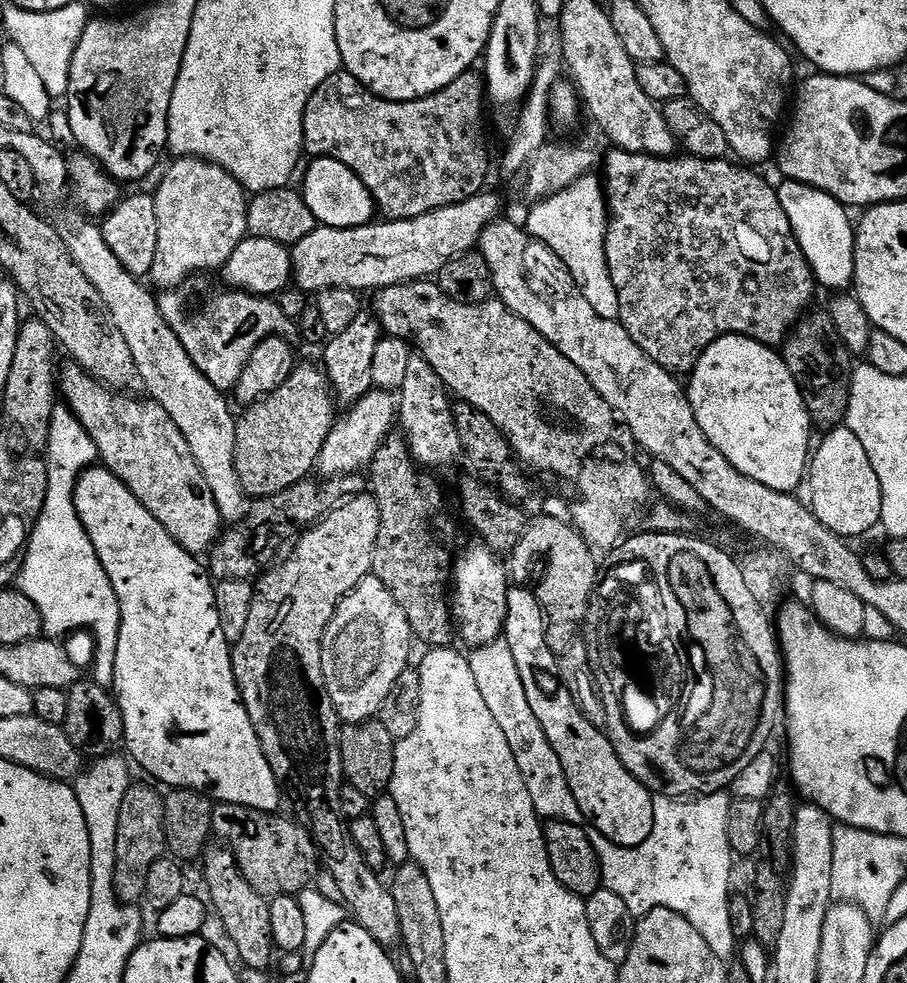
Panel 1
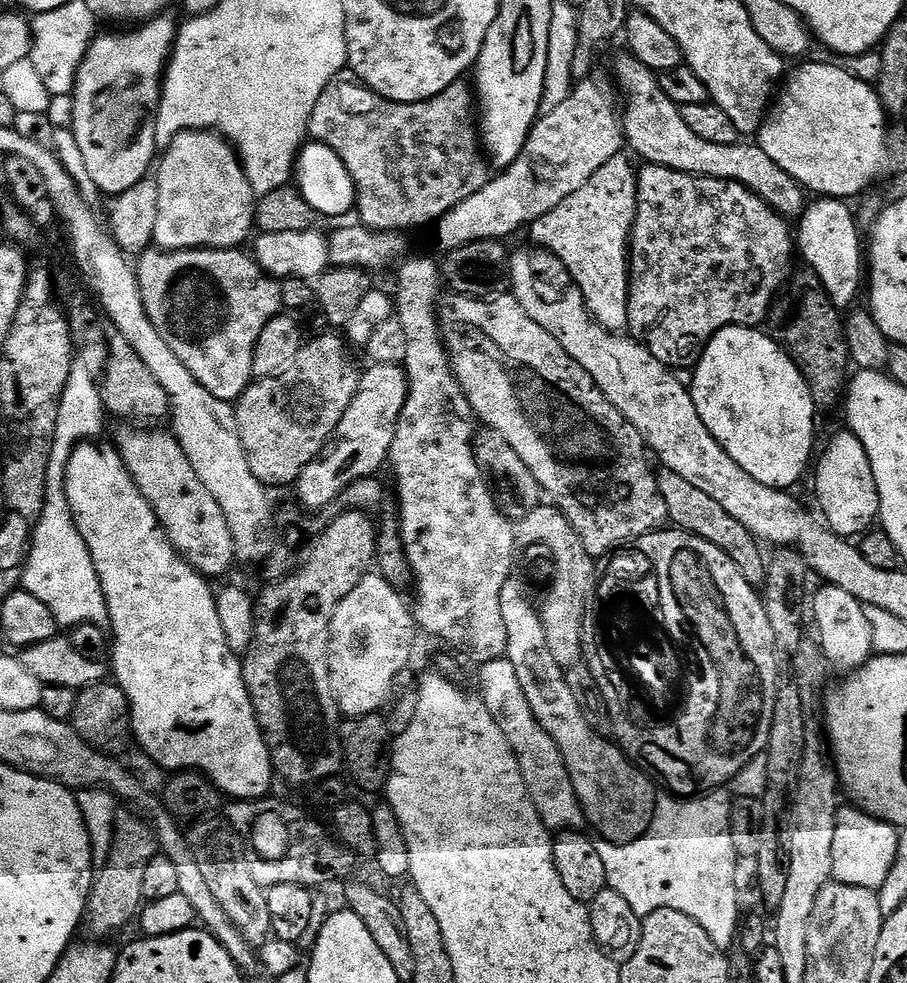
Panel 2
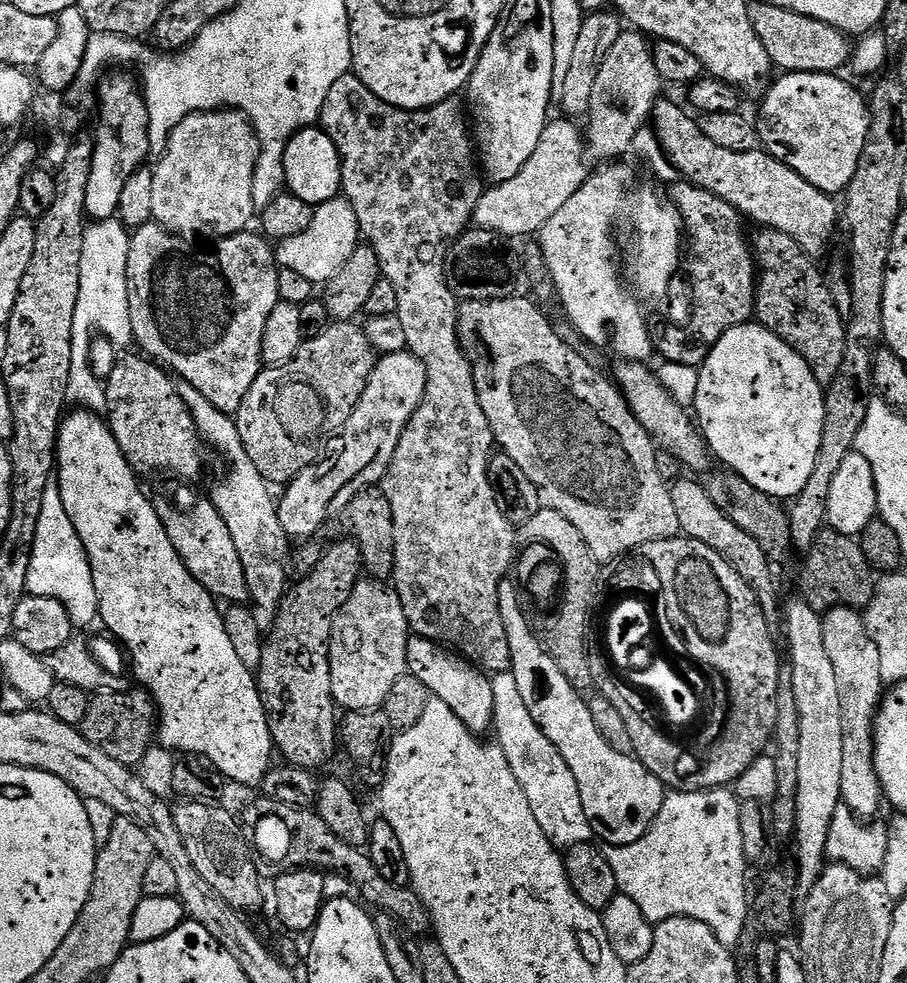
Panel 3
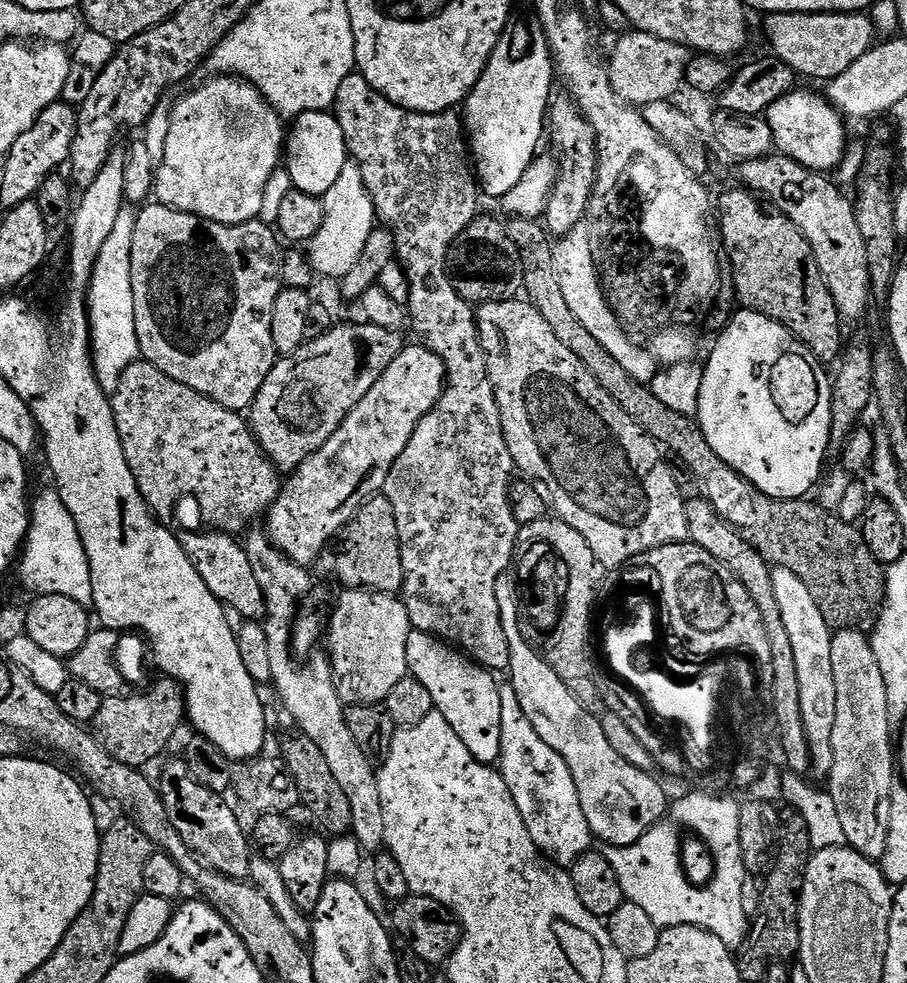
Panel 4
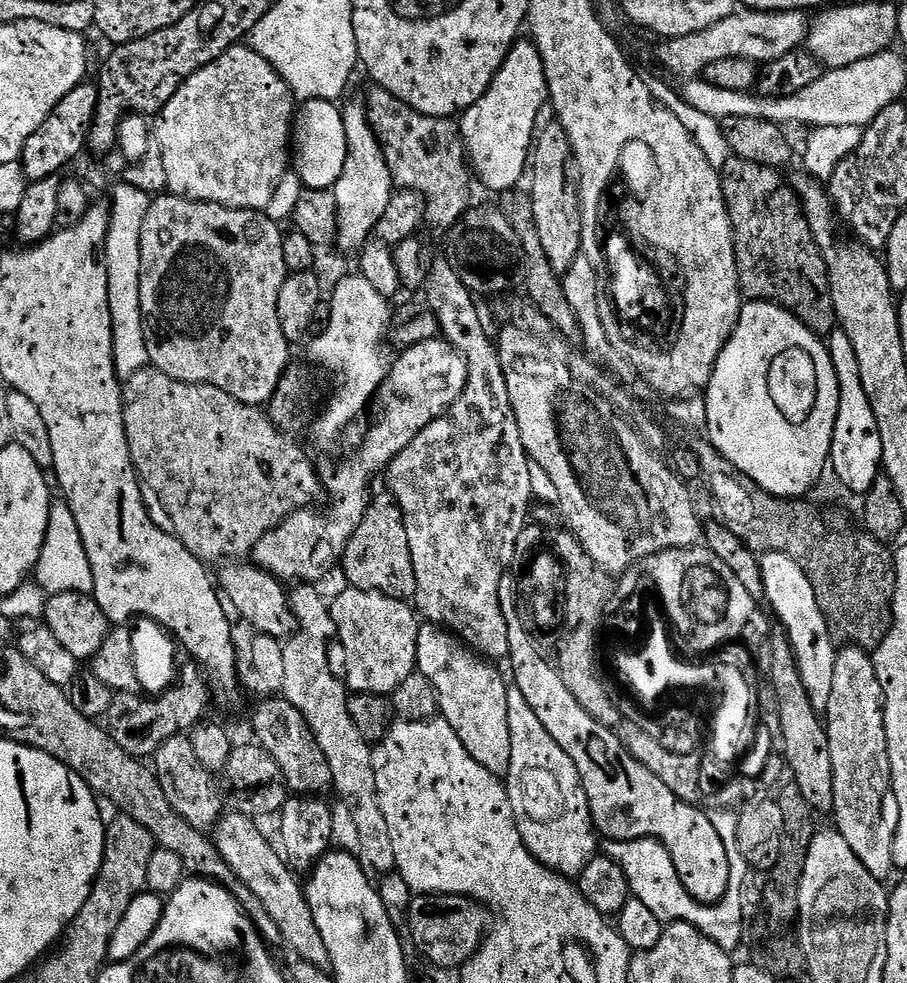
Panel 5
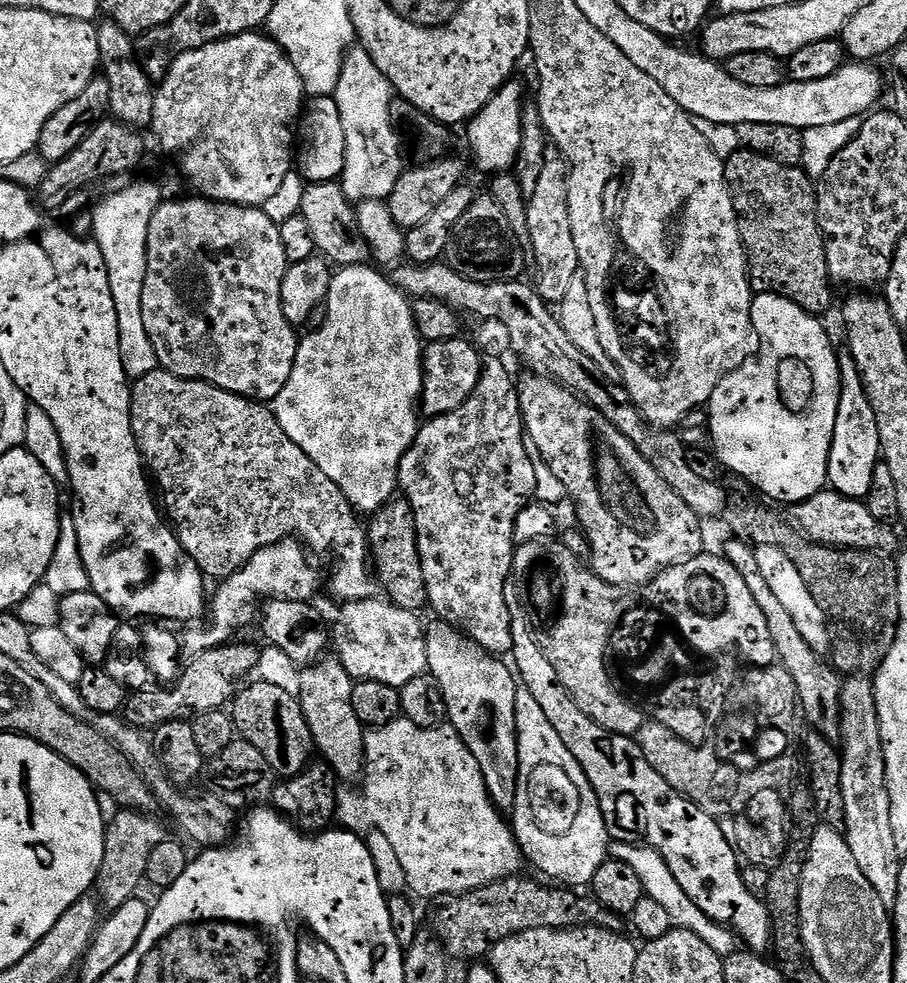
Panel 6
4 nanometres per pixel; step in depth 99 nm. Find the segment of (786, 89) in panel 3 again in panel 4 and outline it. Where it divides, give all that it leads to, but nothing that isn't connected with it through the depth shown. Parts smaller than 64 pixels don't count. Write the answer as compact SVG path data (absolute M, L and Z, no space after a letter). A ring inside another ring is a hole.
M797 88L767 108L765 120L774 136L775 149L800 165L815 172L832 172L840 164L848 145L845 119L823 95L804 92Z

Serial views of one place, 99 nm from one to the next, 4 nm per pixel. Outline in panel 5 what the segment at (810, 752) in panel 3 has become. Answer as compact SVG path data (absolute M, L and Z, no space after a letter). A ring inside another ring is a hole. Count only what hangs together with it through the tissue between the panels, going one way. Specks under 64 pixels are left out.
M763 553L760 556L760 569L764 600L772 603L772 608L780 619L777 620L779 627L788 632L788 641L792 643L794 658L798 662L798 674L802 674L802 686L806 686L806 694L810 694L814 710L821 714L827 713L830 690L834 687L834 662L838 645L826 626L818 598L814 598L814 586L810 586L810 578L806 578L802 566L798 566L794 558L786 558L786 554Z

